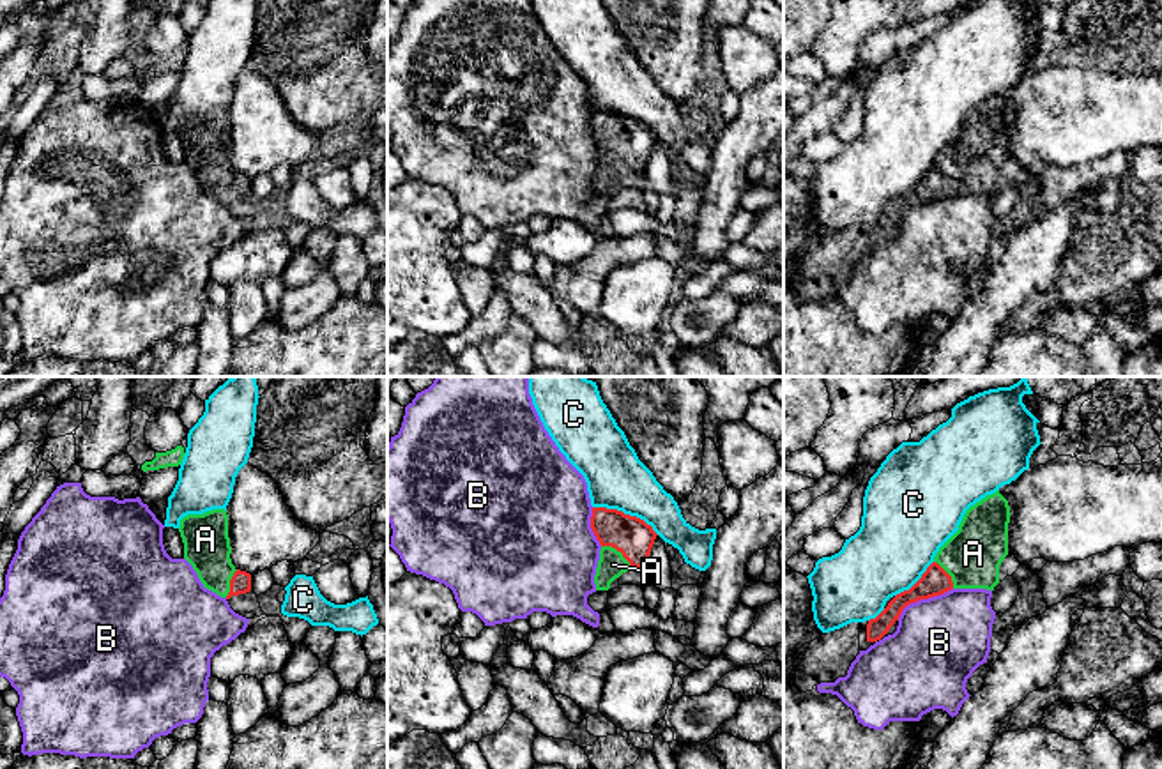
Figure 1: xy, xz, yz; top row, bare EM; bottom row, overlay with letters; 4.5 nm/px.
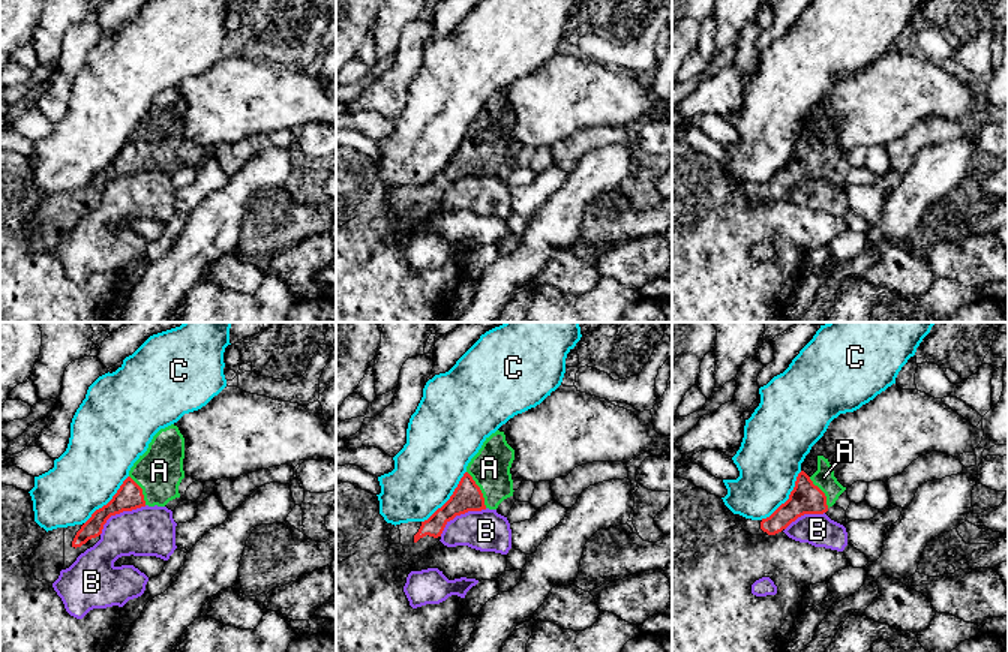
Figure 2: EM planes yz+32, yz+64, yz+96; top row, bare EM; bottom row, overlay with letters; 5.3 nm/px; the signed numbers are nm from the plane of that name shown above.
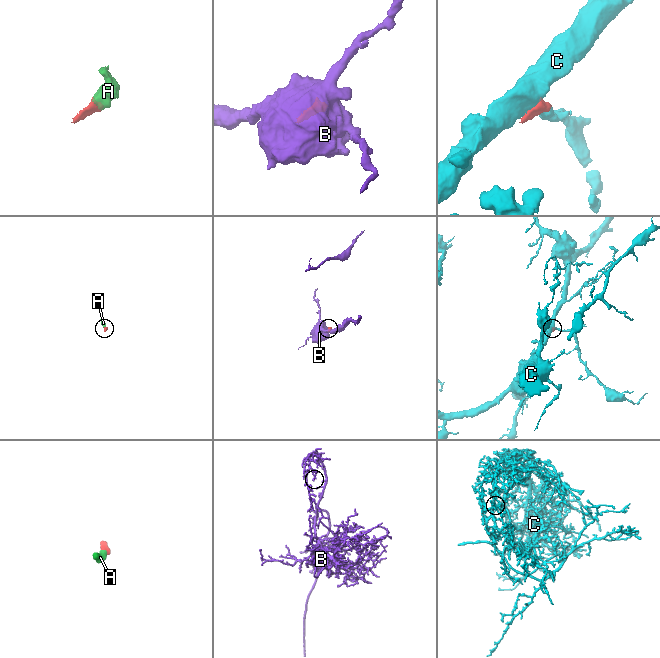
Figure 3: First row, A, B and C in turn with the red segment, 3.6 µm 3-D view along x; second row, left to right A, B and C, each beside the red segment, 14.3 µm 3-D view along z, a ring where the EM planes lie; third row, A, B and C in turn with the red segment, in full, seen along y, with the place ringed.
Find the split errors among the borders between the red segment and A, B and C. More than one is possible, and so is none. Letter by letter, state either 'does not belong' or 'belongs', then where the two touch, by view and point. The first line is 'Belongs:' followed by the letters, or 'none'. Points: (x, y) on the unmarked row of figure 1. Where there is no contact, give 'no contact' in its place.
Belongs: A
A: belongs; meets red in xz at (618, 154)
B: does not belong; meets red in yz at (922, 202)
C: does not belong; meets red in xz at (626, 119)

